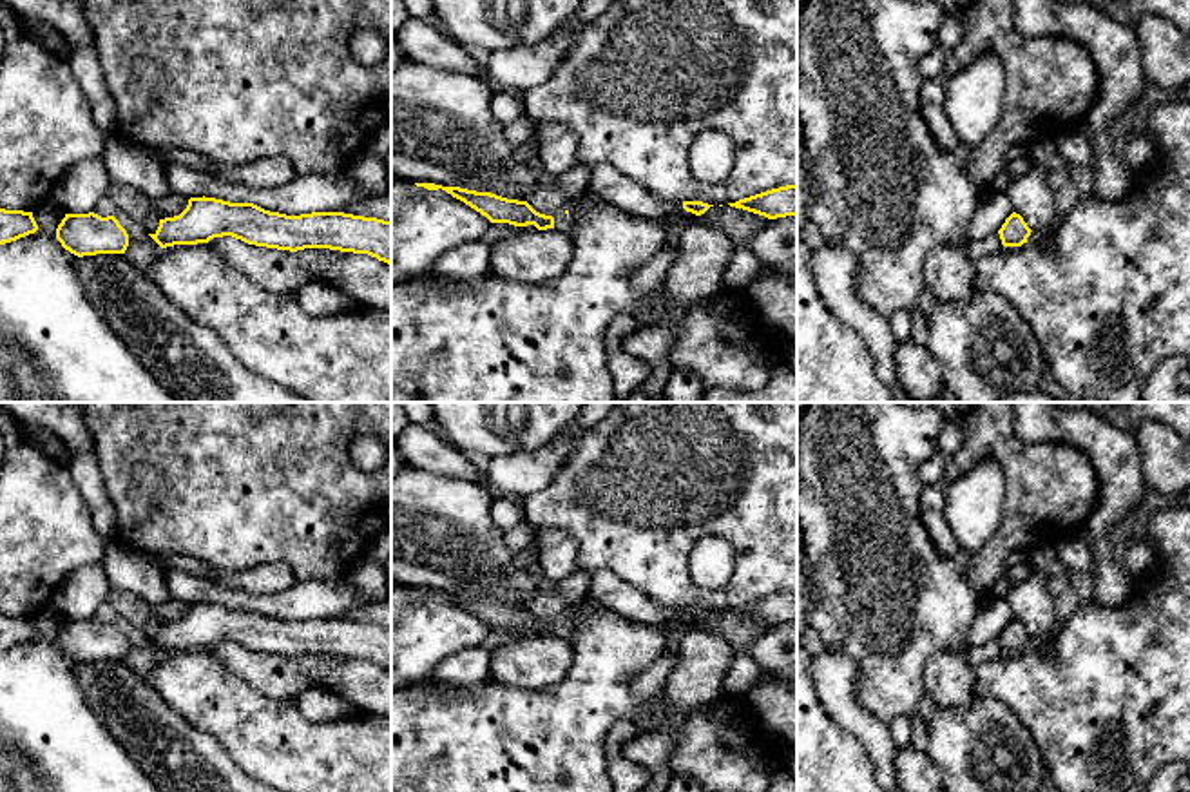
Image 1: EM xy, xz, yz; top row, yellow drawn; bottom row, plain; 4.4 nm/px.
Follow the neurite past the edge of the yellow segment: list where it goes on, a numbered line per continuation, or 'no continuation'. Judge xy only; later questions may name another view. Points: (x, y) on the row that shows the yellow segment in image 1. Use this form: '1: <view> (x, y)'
no continuation

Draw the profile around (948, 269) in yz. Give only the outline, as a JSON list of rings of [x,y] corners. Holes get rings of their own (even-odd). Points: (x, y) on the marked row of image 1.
[[[969,239],[956,246],[945,243],[933,250],[926,259],[926,285],[938,303],[960,303],[967,299],[974,290],[974,261],[967,257],[967,241]]]

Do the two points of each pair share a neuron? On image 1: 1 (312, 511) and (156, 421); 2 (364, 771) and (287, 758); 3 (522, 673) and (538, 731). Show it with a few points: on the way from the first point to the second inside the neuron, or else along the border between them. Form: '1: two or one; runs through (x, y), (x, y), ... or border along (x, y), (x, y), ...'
1: one; runs through (274, 473), (221, 421), (194, 421)
2: one; runs through (345, 771), (307, 760)
3: two; border along (567, 673), (542, 689), (506, 689), (491, 682)

